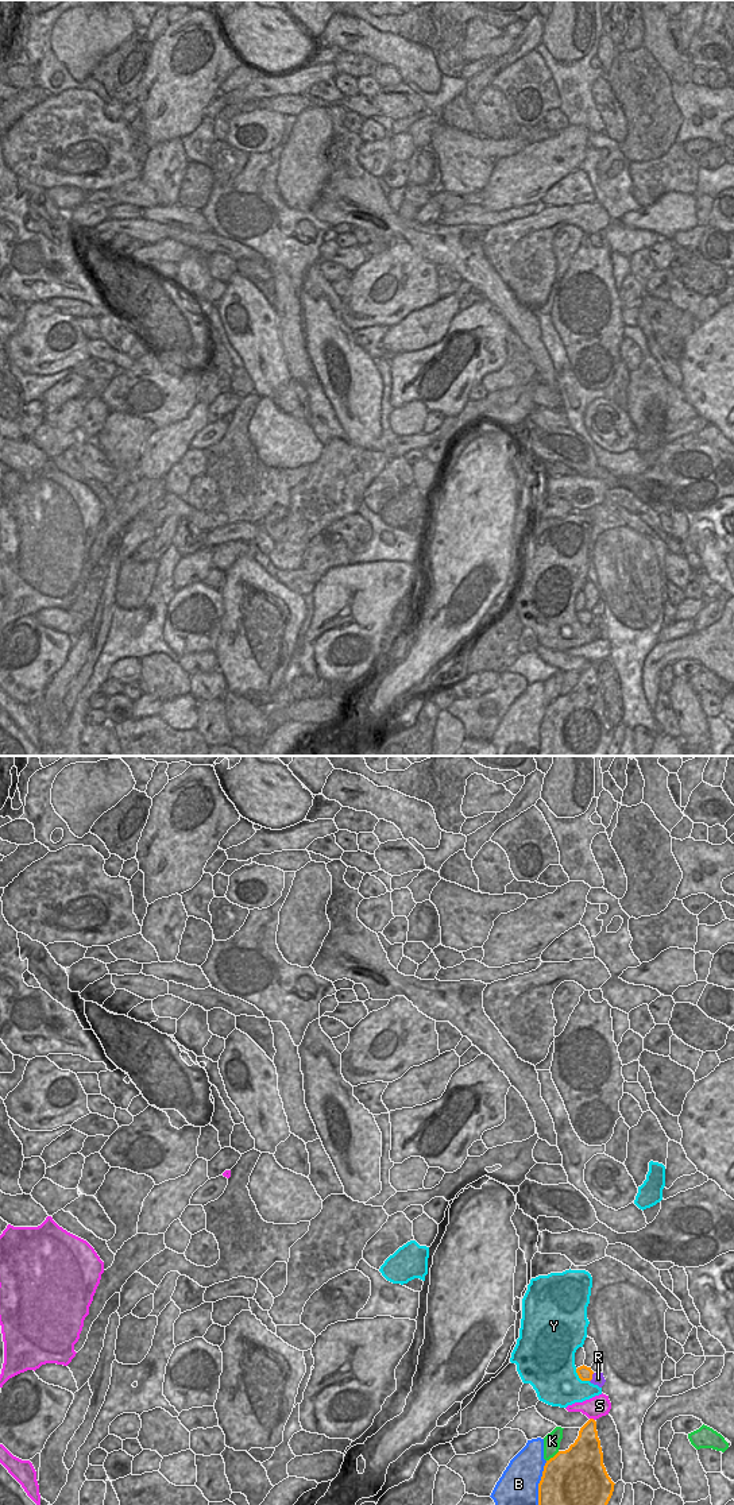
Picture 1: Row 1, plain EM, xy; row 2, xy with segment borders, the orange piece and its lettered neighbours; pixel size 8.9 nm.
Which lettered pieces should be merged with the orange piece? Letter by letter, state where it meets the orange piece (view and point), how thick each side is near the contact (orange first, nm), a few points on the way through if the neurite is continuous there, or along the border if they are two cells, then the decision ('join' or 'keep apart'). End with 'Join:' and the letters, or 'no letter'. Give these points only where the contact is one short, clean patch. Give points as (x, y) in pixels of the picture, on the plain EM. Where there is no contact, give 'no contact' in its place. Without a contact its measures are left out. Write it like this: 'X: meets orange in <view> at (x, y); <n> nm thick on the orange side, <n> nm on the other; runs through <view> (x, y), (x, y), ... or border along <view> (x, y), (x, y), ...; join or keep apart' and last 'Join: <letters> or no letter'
B: meets orange in xy at (539, 730); 500 nm thick on the orange side, 400 nm on the other; keep apart
K: meets orange in xy at (553, 701); 500 nm thick on the orange side, 150 nm on the other; keep apart
R: meets orange in xy at (591, 621); 130 nm thick on the orange side, 110 nm on the other; border along xy (594, 617), (590, 625); keep apart
S: meets orange in xy at (593, 663); 240 nm thick on the orange side, 190 nm on the other; keep apart
Y: meets orange in xy at (580, 622); 130 nm thick on the orange side, 420 nm on the other; keep apart
Join: no letter

